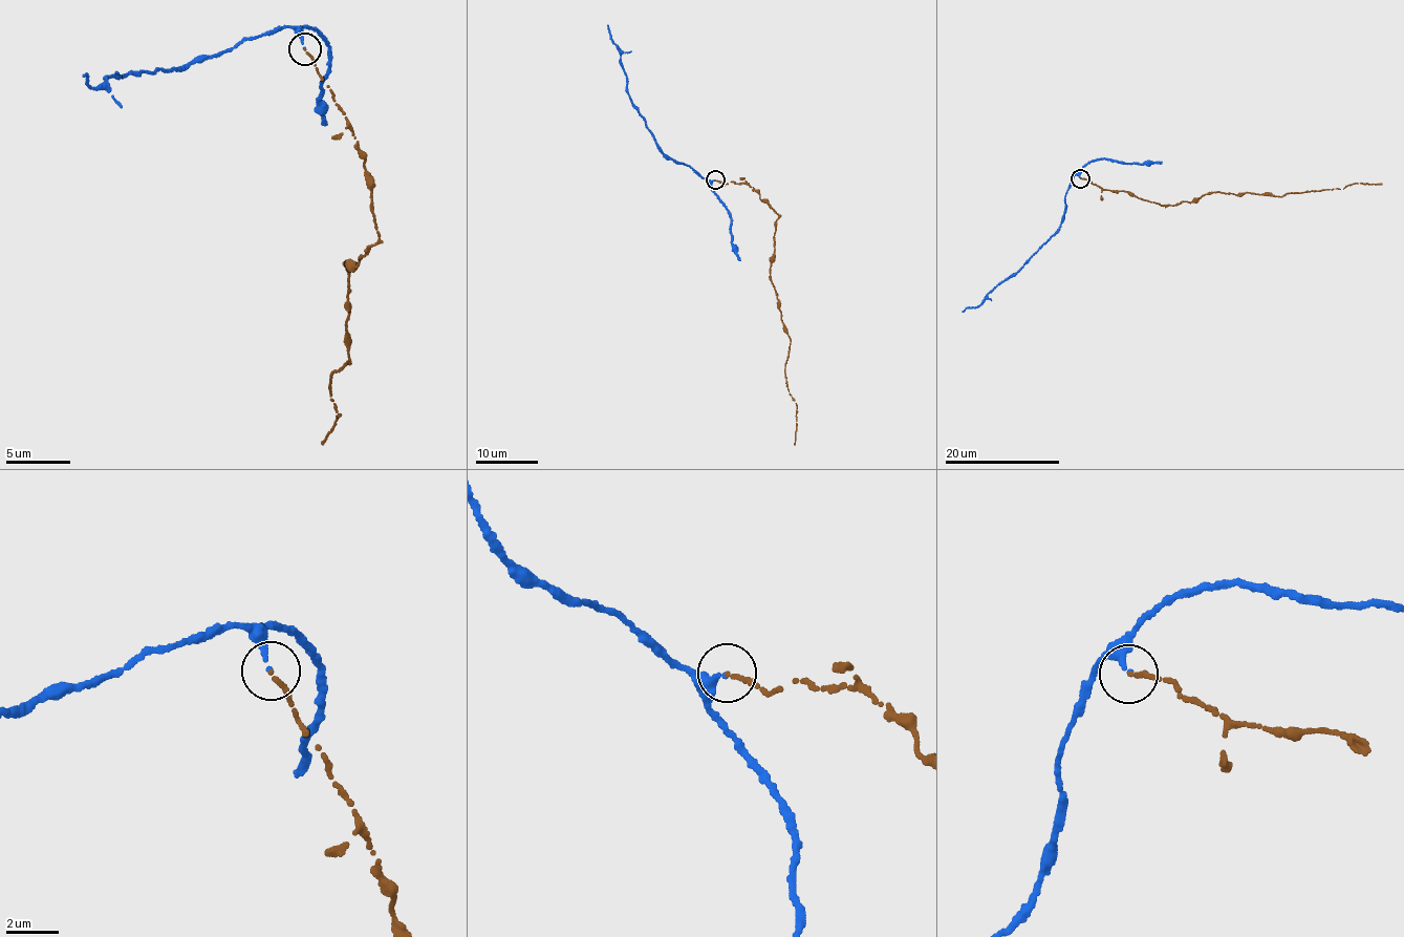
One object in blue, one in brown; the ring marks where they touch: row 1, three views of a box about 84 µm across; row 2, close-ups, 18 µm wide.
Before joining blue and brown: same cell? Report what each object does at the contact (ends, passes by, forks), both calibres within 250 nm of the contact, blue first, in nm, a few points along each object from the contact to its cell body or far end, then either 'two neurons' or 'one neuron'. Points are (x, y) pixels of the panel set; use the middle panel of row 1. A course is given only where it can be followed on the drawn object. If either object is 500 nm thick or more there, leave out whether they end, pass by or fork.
blue ends there; brown ends there; 200 nm thick on the blue side, 160 nm on the other; blue runs (714, 180), (702, 177), (688, 165), (667, 157), (661, 151), (628, 93), (628, 81), (607, 25); brown runs (714, 180), (748, 184), (778, 214), (769, 270), (790, 339), (784, 374), (797, 405), (794, 445); one neuron

